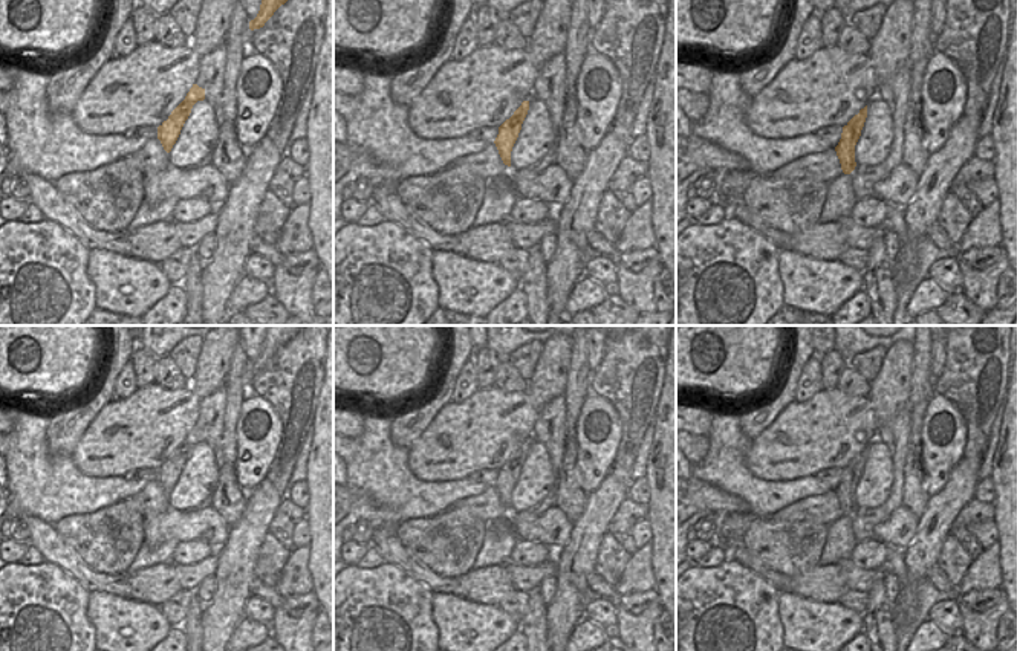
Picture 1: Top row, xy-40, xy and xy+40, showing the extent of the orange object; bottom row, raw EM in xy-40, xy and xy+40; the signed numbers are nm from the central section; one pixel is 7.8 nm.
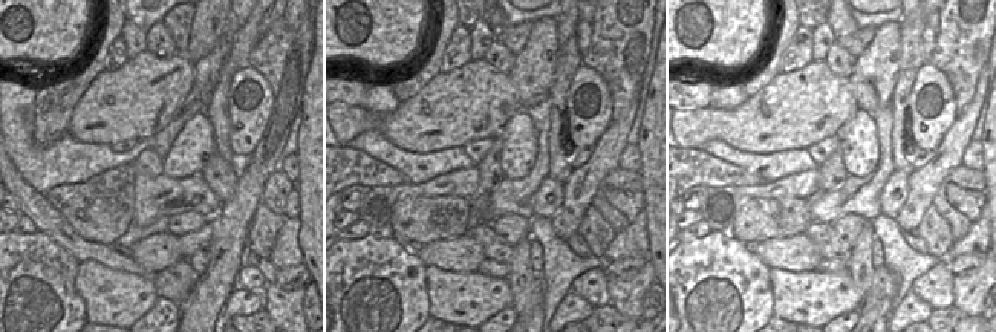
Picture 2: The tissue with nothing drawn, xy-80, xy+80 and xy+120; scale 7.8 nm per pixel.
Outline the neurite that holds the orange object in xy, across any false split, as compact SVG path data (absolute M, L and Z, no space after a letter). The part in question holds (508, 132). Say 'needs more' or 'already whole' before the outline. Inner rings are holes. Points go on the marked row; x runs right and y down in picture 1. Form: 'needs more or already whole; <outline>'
already whole; M523 101L514 115L499 127L499 134L494 141L499 154L505 165L511 167L511 151L521 130L521 124L528 115L529 101Z

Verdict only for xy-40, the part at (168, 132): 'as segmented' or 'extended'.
as segmented

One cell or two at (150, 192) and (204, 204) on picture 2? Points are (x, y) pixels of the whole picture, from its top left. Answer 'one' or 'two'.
one

